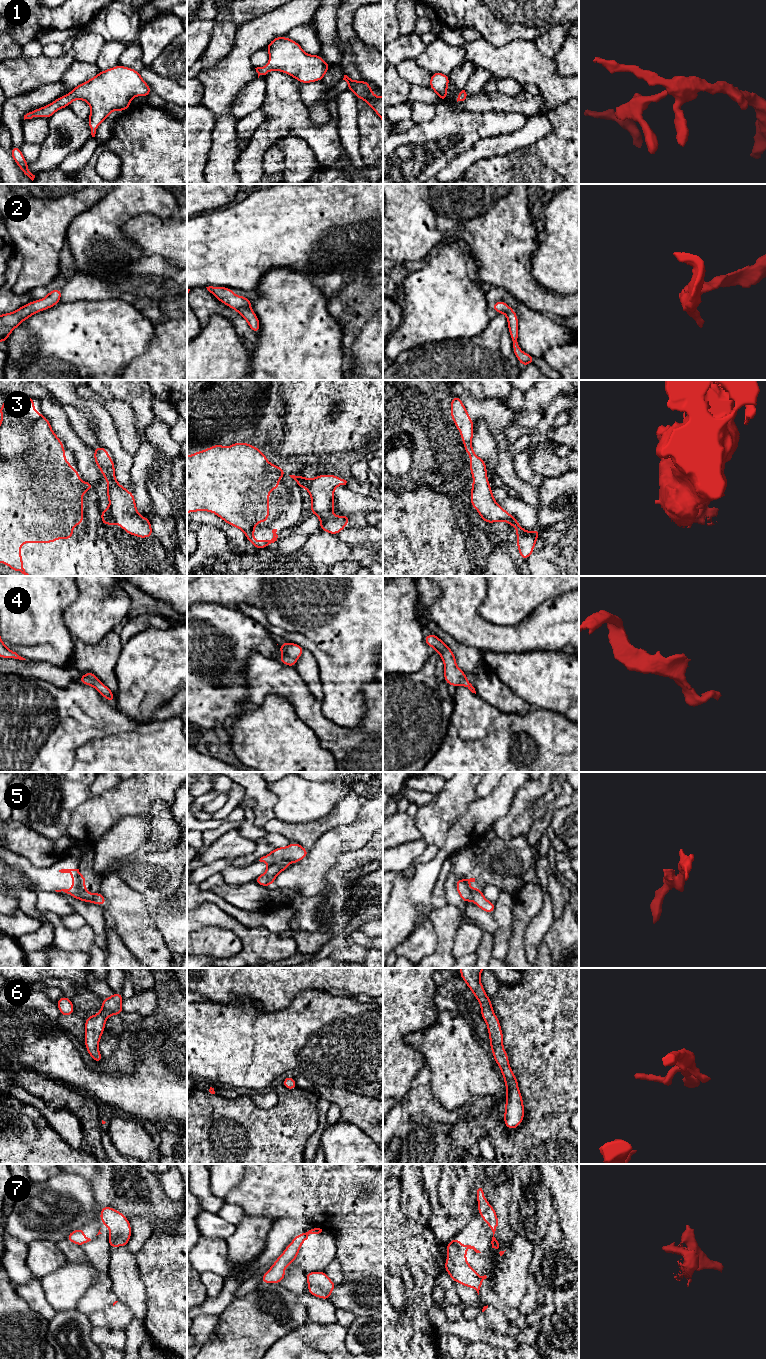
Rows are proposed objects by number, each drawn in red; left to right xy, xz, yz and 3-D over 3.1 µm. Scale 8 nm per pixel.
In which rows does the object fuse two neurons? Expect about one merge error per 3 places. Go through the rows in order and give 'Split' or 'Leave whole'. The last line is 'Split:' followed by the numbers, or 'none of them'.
1: Leave whole
2: Leave whole
3: Split
4: Leave whole
5: Split
6: Leave whole
7: Split
Split: 3, 5, 7

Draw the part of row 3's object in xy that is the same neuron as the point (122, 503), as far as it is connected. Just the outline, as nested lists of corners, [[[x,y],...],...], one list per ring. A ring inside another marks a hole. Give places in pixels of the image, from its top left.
[[[95,447],[94,462],[107,480],[107,497],[110,504],[111,515],[120,527],[130,535],[138,538],[153,536],[150,519],[142,517],[136,508],[134,494],[122,487],[115,478],[114,460],[106,448]]]

